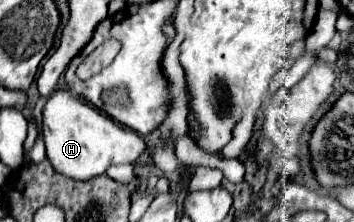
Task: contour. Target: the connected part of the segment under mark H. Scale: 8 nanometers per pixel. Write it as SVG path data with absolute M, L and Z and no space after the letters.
M56 89L50 95L50 99L48 99L48 103L42 111L42 137L44 137L44 143L46 143L46 157L52 163L52 167L62 175L72 177L72 179L80 179L80 181L104 175L110 165L134 163L136 157L144 149L144 139L138 133L134 133L132 129L122 127L120 123L116 123L106 113L100 113L90 103L72 95L68 89Z

